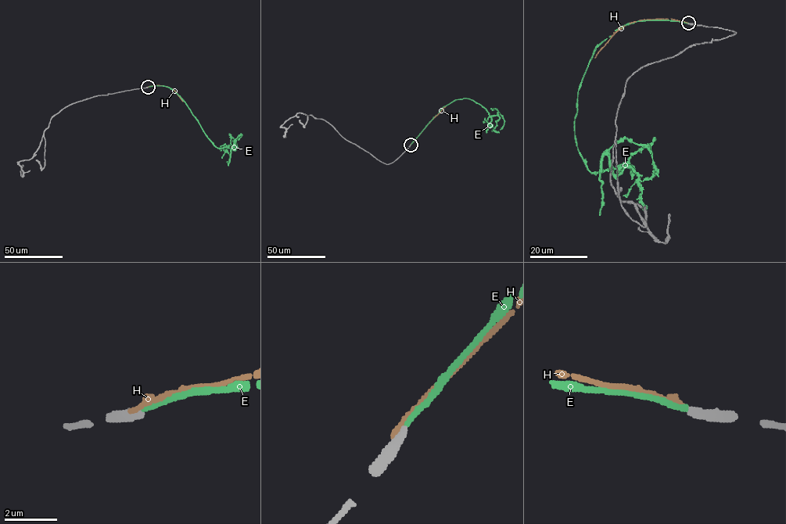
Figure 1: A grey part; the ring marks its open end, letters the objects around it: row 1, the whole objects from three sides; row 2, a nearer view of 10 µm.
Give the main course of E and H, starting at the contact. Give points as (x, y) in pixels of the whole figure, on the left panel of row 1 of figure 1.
E: (148, 87), (163, 86), (173, 89), (218, 148), (234, 149), (235, 141), (228, 165)
H: (147, 87), (168, 86), (183, 101)

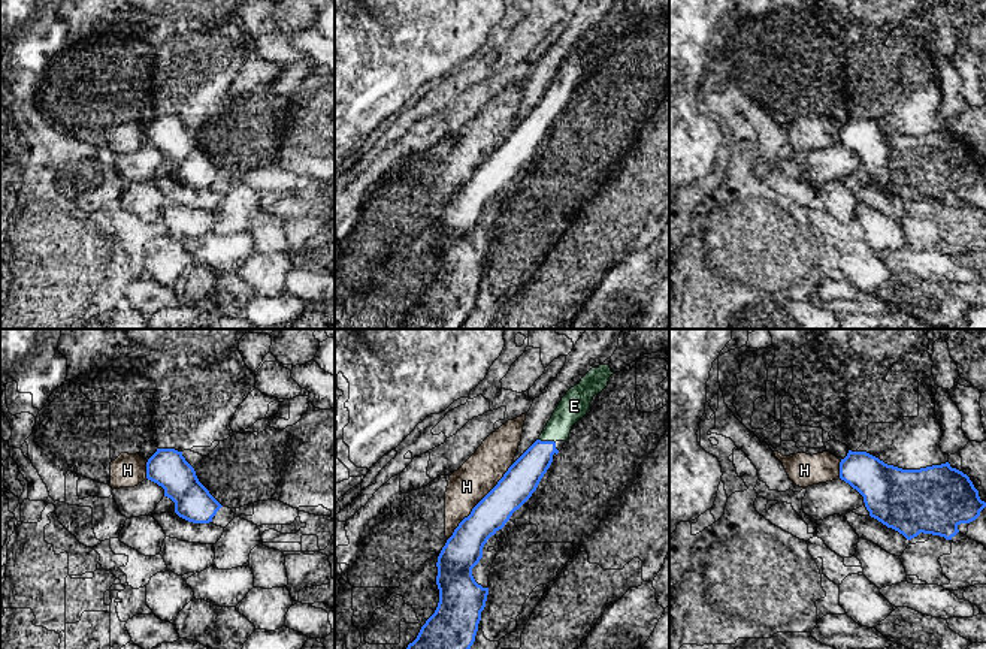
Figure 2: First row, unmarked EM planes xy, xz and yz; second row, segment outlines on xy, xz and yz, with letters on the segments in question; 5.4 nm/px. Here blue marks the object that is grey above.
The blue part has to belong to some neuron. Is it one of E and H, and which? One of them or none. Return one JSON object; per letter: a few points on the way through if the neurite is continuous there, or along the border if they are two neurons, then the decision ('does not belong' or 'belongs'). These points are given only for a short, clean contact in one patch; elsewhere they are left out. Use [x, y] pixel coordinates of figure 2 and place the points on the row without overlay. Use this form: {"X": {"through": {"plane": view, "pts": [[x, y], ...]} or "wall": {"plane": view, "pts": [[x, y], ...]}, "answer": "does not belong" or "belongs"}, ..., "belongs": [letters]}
{"E": {"through": {"plane": "xz", "pts": [[522, 144], [547, 106], [574, 71]]}, "answer": "belongs"}, "H": {"answer": "does not belong"}, "belongs": ["E"]}

